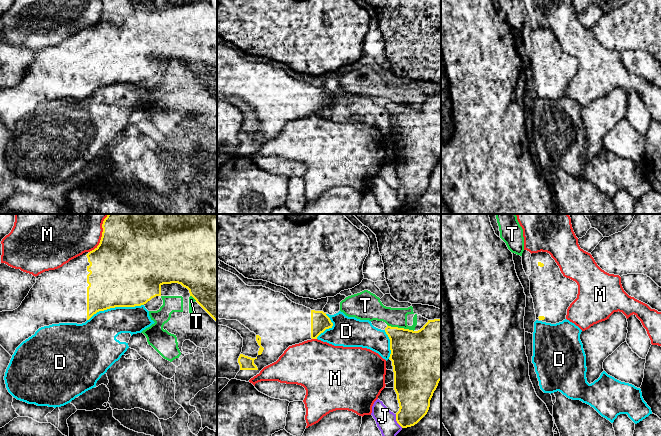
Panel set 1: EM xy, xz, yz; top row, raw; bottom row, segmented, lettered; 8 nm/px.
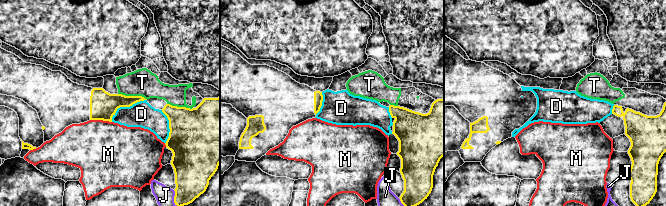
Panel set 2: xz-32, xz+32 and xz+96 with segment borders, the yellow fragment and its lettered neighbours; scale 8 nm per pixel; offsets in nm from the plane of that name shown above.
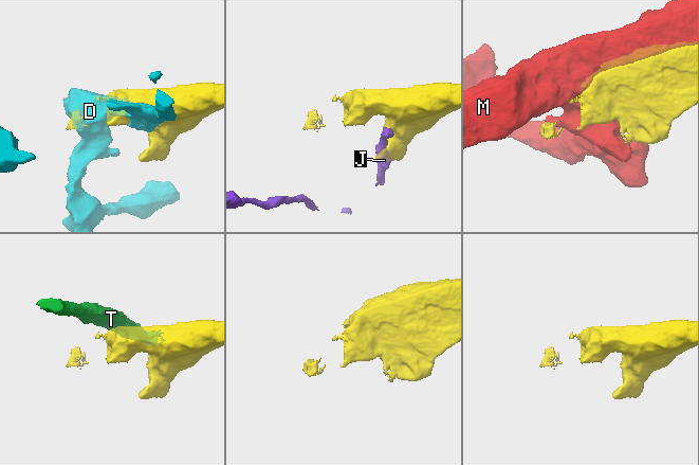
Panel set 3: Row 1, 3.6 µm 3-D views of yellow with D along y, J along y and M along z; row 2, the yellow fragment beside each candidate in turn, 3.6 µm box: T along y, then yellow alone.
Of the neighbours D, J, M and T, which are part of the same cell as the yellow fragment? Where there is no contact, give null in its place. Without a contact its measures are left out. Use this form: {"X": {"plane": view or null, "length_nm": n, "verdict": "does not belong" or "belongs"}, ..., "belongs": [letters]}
{"D": {"plane": "xy", "length_nm": 480, "verdict": "does not belong"}, "J": {"plane": "xz", "length_nm": 130, "verdict": "does not belong"}, "M": {"plane": "xy", "length_nm": 260, "verdict": "does not belong"}, "T": {"plane": "xz", "length_nm": 220, "verdict": "does not belong"}, "belongs": []}

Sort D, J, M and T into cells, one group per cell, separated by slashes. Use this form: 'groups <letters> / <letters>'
groups D / J / M / T

